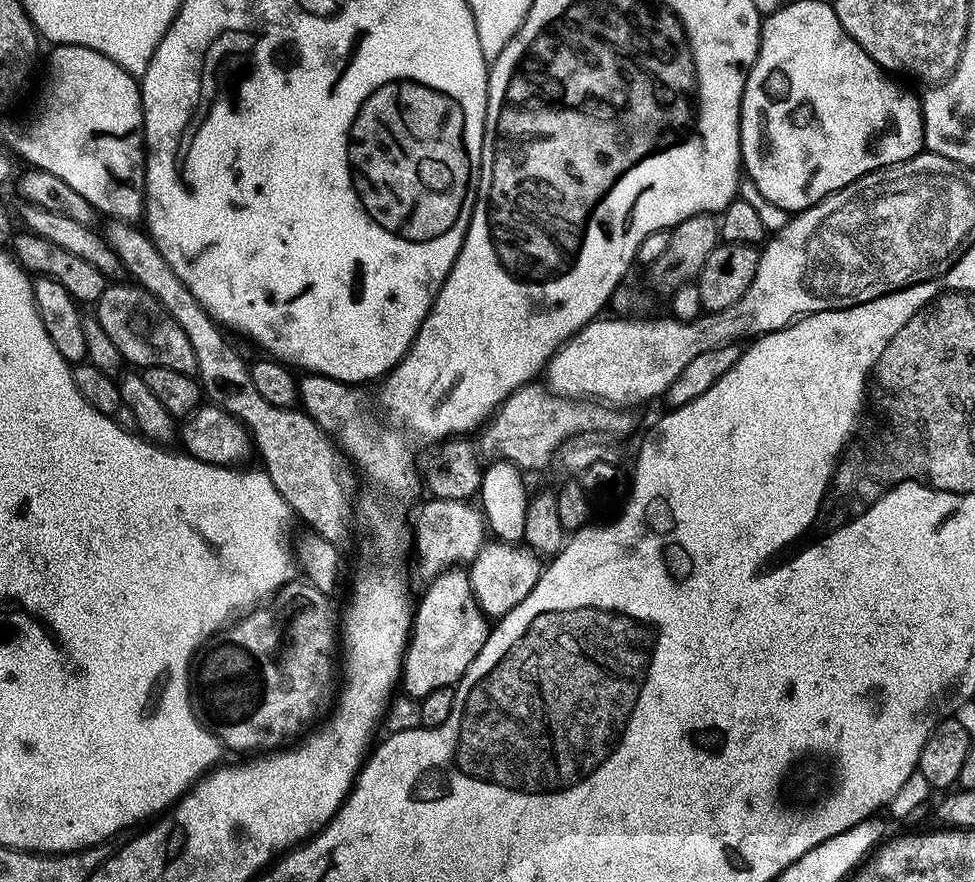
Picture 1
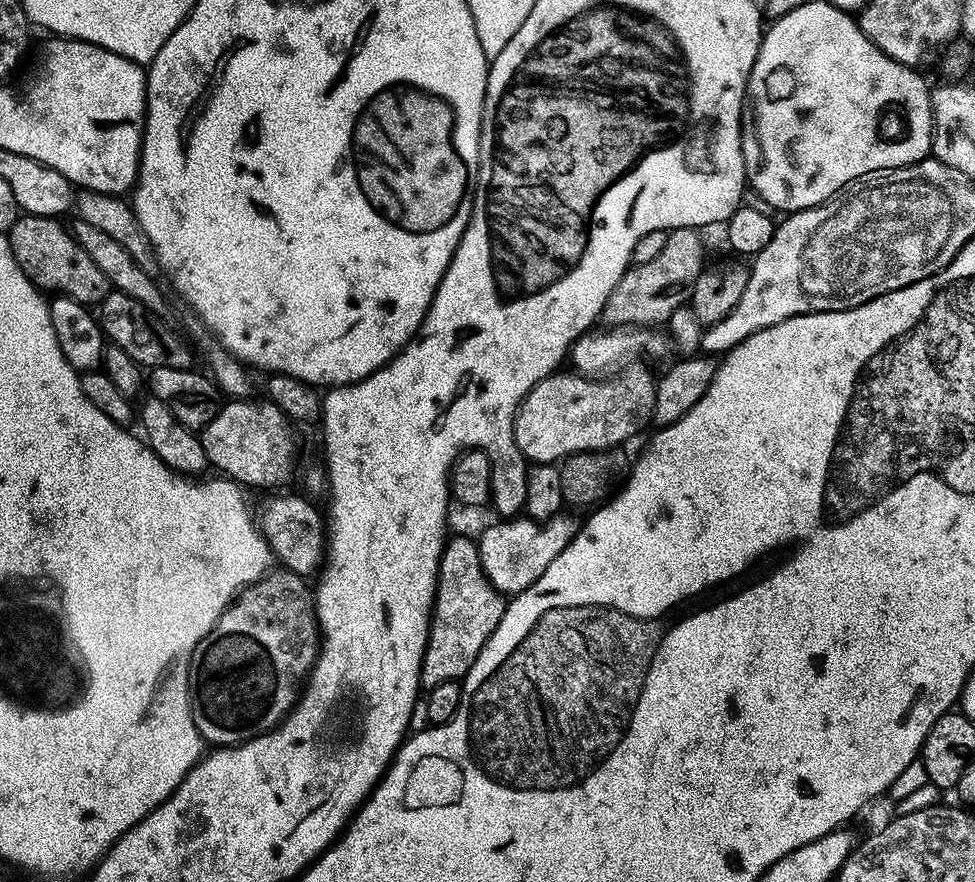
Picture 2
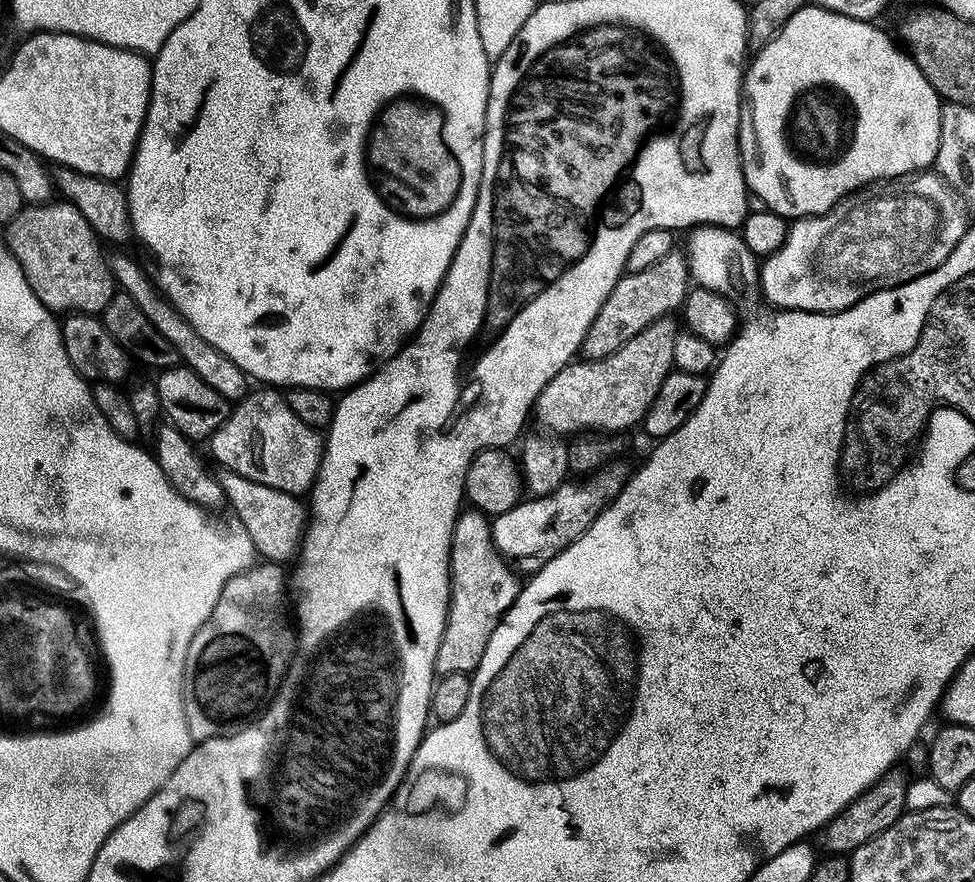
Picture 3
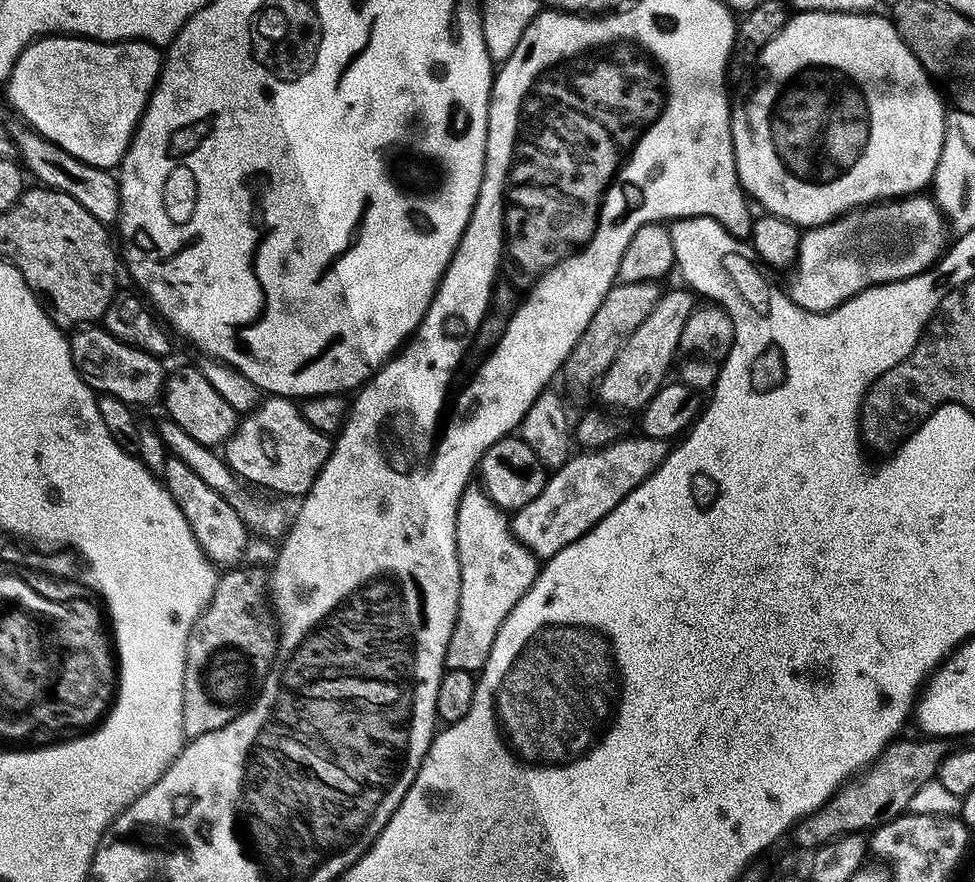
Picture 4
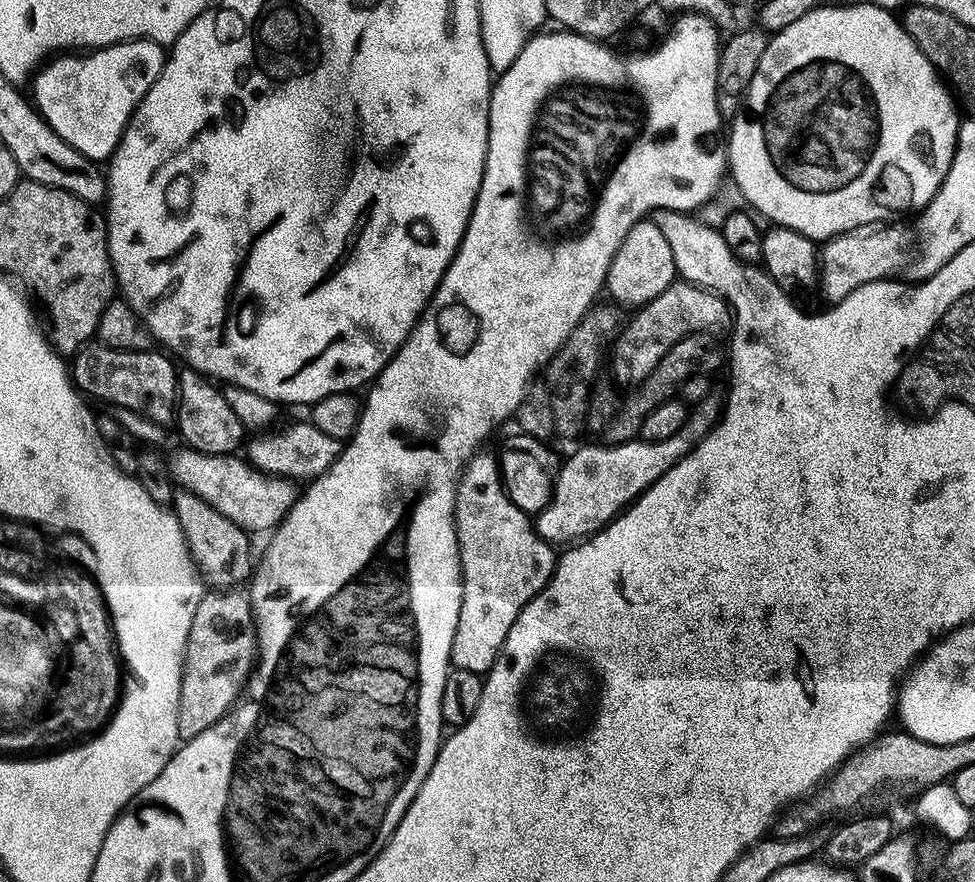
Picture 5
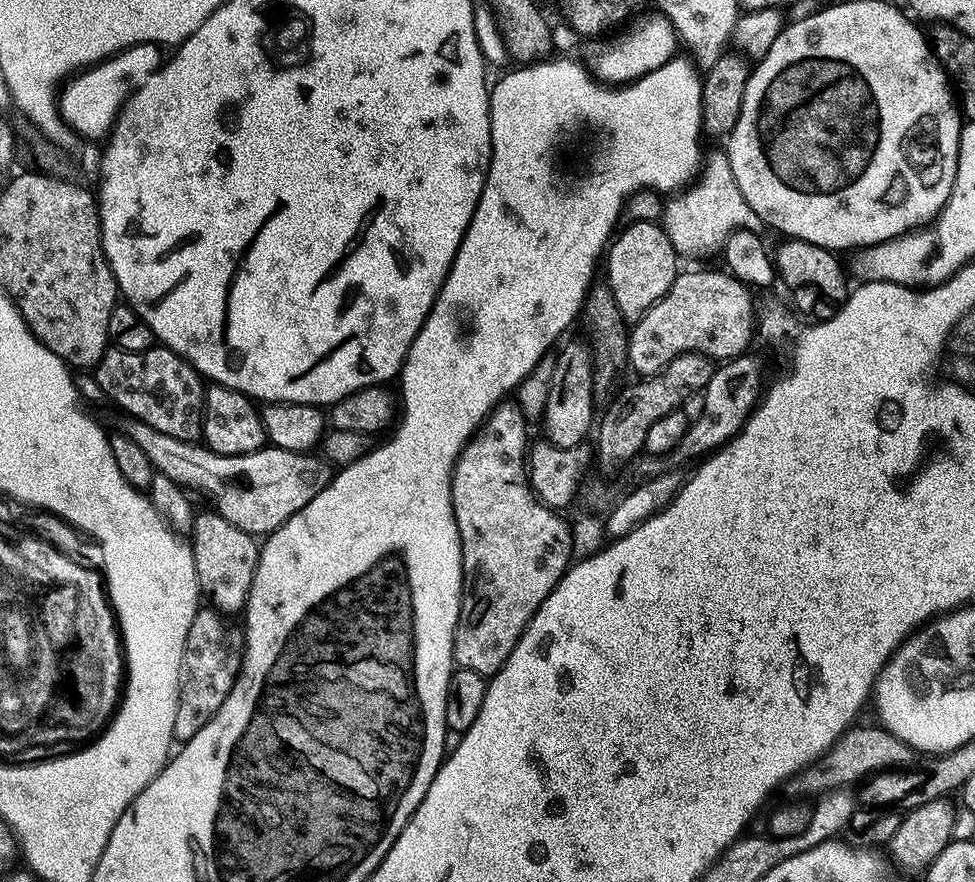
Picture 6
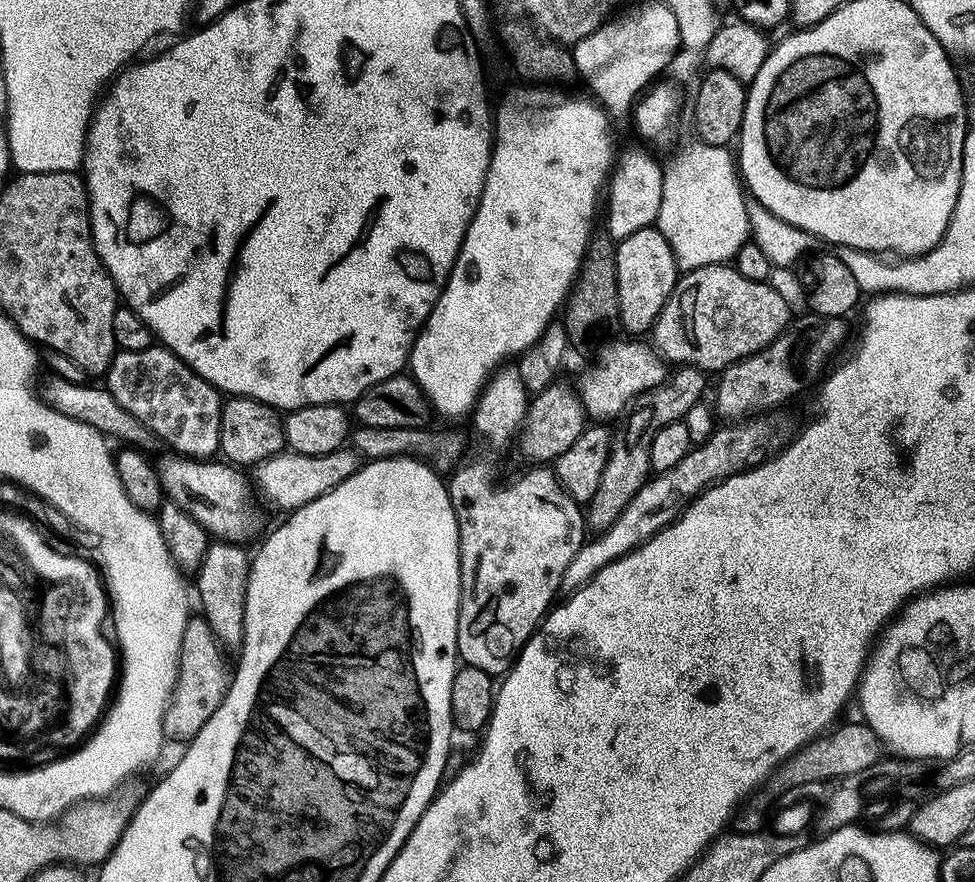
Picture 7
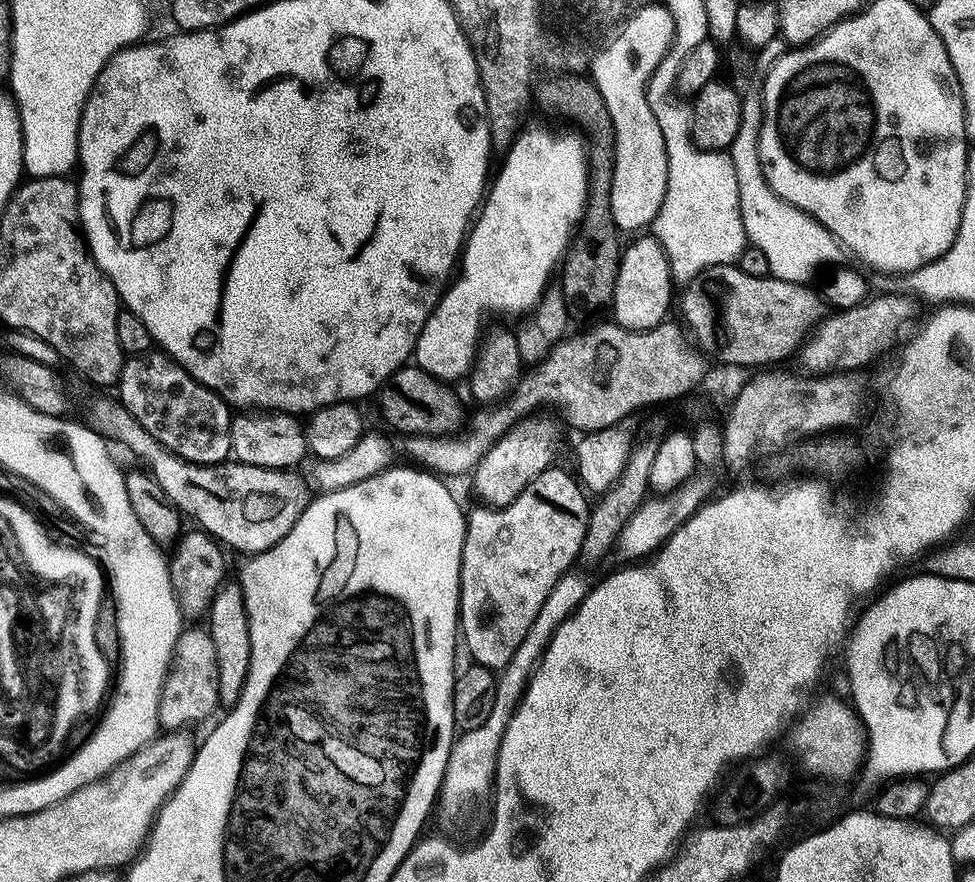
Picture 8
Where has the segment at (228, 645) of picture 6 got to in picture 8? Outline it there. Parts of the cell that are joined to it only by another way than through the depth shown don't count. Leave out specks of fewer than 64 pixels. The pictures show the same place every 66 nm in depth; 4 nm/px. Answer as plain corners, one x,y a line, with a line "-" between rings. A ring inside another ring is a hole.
188,626
174,642
172,656
168,659
168,672
160,691
160,704
156,707
156,722
164,730
184,730
187,724
204,720
218,708
218,658
214,654
214,642
207,627

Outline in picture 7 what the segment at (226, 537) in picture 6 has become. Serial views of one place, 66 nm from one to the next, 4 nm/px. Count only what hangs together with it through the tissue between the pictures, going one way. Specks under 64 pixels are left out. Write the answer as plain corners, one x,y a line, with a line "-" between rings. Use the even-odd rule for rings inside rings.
216,540
209,543
205,558
195,575
194,592
200,595
200,608
204,620
225,649
239,649
244,642
246,618
246,586
248,585
249,553
244,553
239,543

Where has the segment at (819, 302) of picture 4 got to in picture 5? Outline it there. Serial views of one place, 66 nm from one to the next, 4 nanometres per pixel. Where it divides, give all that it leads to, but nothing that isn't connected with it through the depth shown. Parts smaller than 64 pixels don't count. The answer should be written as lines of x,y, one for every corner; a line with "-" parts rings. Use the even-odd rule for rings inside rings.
900,222
893,223
891,226
880,226
875,230
857,230
845,232
843,236
833,236
823,245
818,256
819,263
822,265
822,274
824,270
824,292
829,296
829,301
839,302
858,286
891,277
895,273
892,271
900,263
900,267
905,263
913,247
911,244
912,232
908,228
903,228

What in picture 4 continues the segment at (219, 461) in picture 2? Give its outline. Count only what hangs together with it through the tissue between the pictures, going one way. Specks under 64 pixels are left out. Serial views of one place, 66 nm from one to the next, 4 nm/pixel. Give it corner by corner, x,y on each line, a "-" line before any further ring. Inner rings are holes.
269,395
261,399
260,403
237,423
237,428
223,445
222,456
233,473
249,485
258,488
262,486
286,496
300,498
311,491
317,472
324,467
329,454
332,452
332,445
333,441
327,433
314,430
304,420
297,403
293,399

